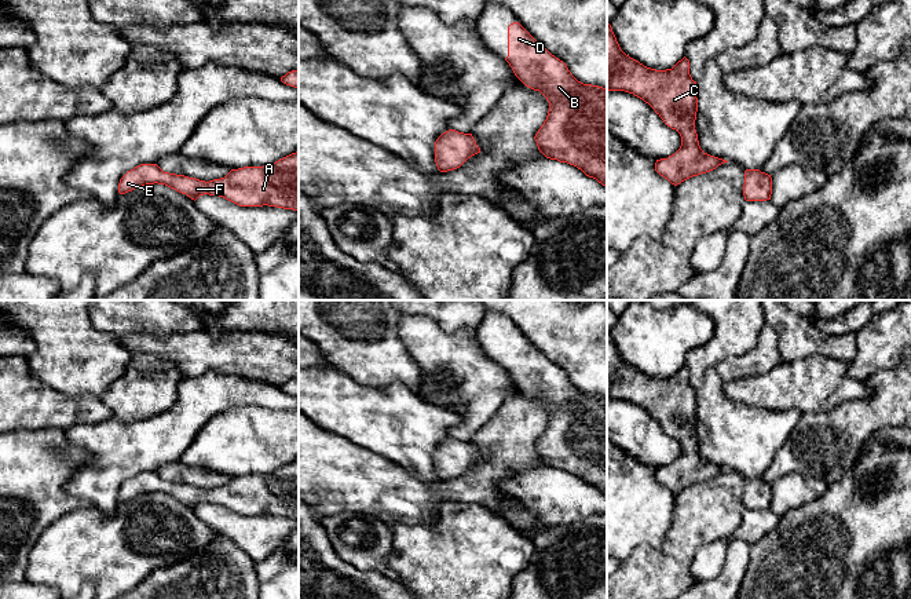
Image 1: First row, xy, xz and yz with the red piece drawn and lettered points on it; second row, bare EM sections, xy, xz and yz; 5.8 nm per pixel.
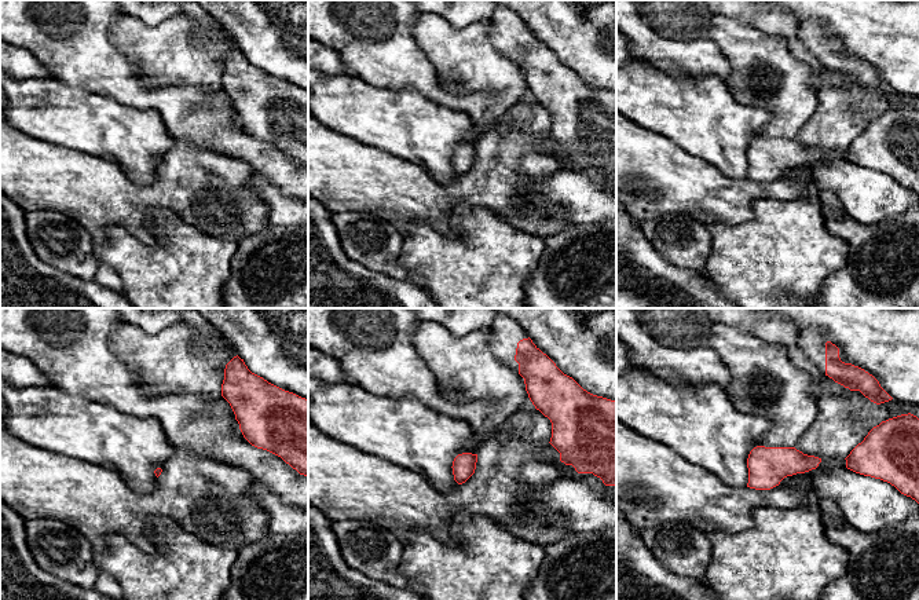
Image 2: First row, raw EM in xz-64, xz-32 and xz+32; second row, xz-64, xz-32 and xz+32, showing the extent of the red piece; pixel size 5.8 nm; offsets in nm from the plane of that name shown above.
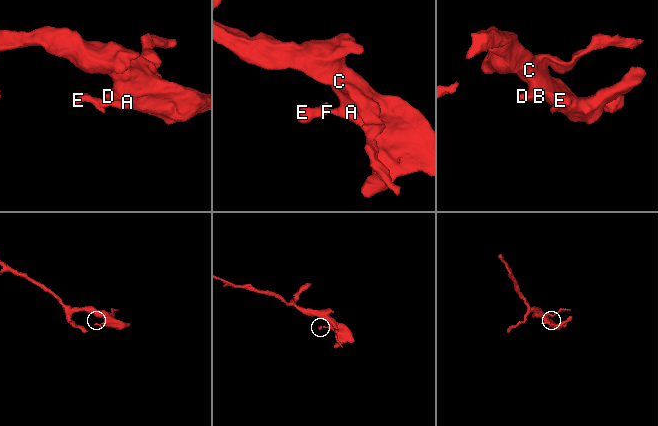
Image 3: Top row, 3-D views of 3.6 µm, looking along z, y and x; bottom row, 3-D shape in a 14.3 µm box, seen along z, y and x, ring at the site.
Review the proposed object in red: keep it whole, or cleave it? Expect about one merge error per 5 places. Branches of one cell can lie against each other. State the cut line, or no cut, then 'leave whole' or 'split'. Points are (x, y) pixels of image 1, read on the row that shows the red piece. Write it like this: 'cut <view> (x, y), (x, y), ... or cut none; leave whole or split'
cut none; leave whole

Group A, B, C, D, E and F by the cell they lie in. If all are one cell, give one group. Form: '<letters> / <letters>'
A B C D E F

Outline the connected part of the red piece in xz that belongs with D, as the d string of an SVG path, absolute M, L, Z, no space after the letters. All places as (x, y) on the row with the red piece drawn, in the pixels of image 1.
M519 22L508 26L508 56L515 76L549 102L546 120L535 134L538 150L567 162L607 187L607 90L578 81L567 65L552 55Z

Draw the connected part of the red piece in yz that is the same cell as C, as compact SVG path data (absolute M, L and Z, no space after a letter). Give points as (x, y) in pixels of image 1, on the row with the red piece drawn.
M607 23L607 91L625 91L643 99L667 127L680 134L680 149L655 162L655 171L674 186L728 162L705 153L699 146L695 85L685 56L672 69L647 67L621 50L611 25Z

